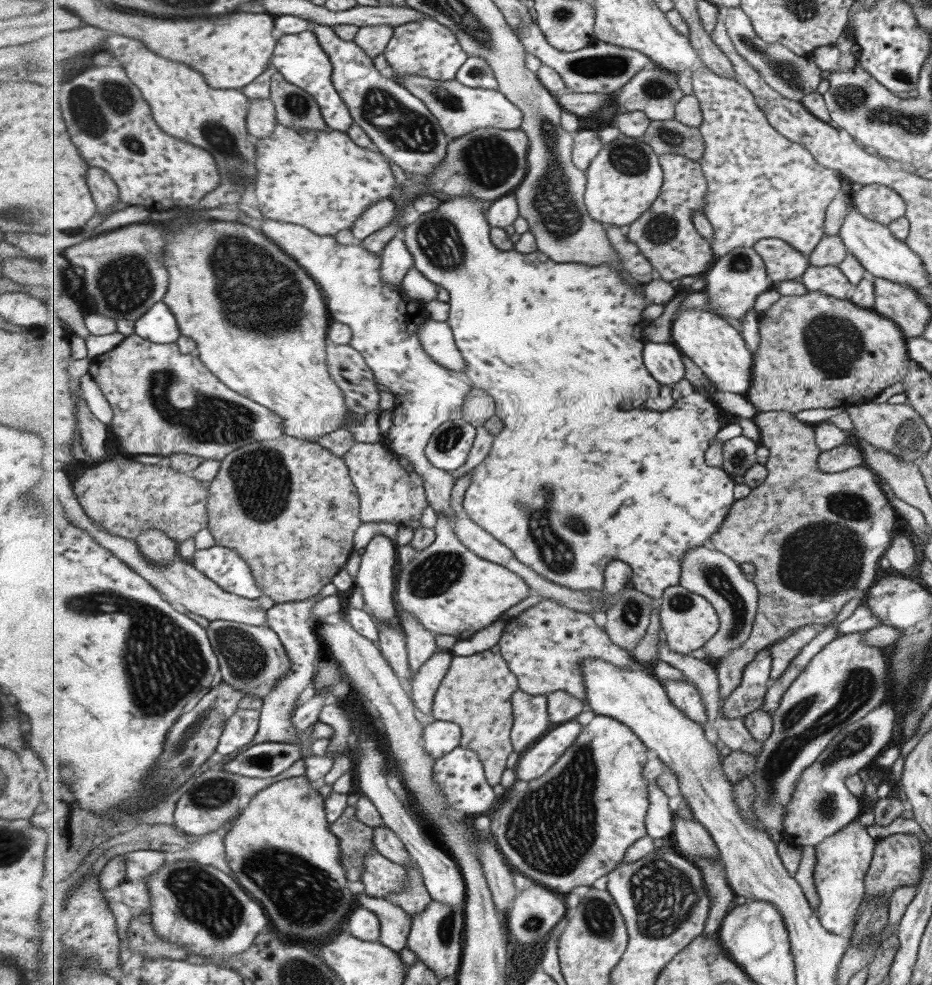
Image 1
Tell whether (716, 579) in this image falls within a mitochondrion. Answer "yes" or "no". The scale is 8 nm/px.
yes

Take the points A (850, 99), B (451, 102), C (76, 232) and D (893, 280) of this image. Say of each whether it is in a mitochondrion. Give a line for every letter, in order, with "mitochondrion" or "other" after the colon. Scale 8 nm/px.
A: mitochondrion
B: mitochondrion
C: other
D: other

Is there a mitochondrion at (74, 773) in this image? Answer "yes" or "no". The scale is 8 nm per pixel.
yes

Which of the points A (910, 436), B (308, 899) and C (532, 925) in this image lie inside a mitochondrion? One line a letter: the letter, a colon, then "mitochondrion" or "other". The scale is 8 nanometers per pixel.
A: mitochondrion
B: mitochondrion
C: mitochondrion

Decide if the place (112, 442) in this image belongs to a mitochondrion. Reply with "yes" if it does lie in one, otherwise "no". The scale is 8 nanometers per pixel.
no

